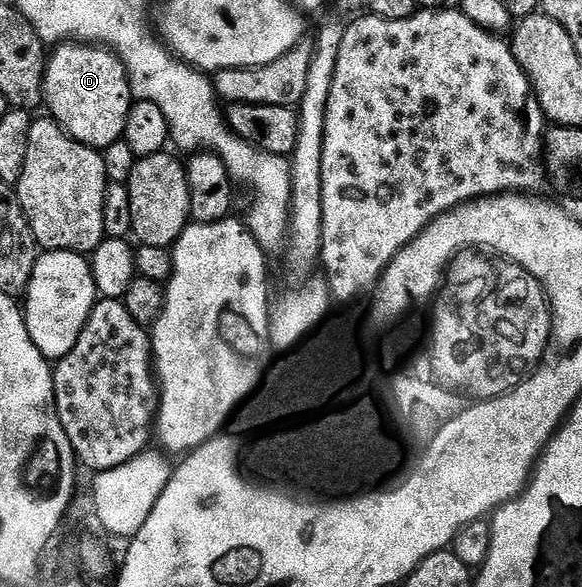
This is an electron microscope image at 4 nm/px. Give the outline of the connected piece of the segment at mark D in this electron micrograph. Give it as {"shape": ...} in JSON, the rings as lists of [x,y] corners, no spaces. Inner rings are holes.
{"shape":[[[65,43],[50,52],[43,79],[43,98],[50,118],[78,143],[106,149],[123,139],[133,96],[125,65],[113,52],[98,45]]]}

